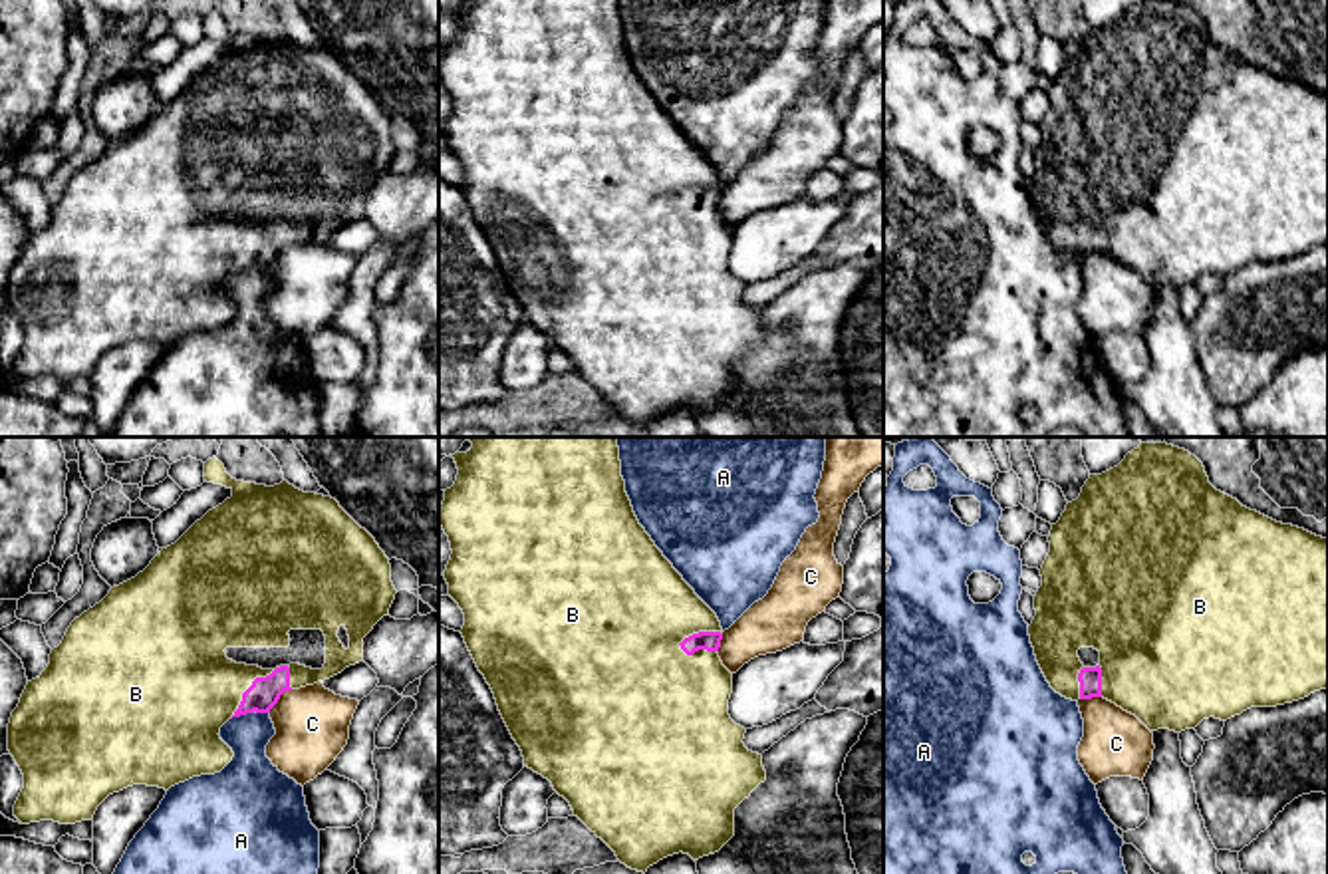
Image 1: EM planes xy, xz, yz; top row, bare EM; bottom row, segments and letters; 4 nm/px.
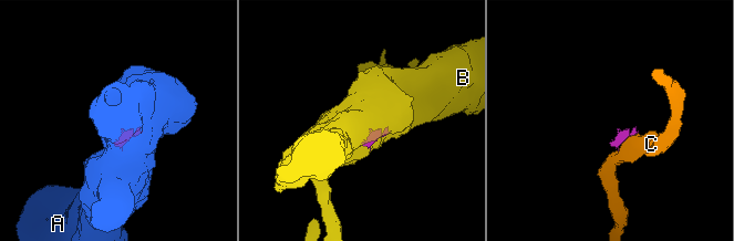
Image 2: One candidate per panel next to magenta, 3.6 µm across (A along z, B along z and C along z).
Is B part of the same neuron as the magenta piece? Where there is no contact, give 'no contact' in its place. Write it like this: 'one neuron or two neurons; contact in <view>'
one neuron; contact in xz

